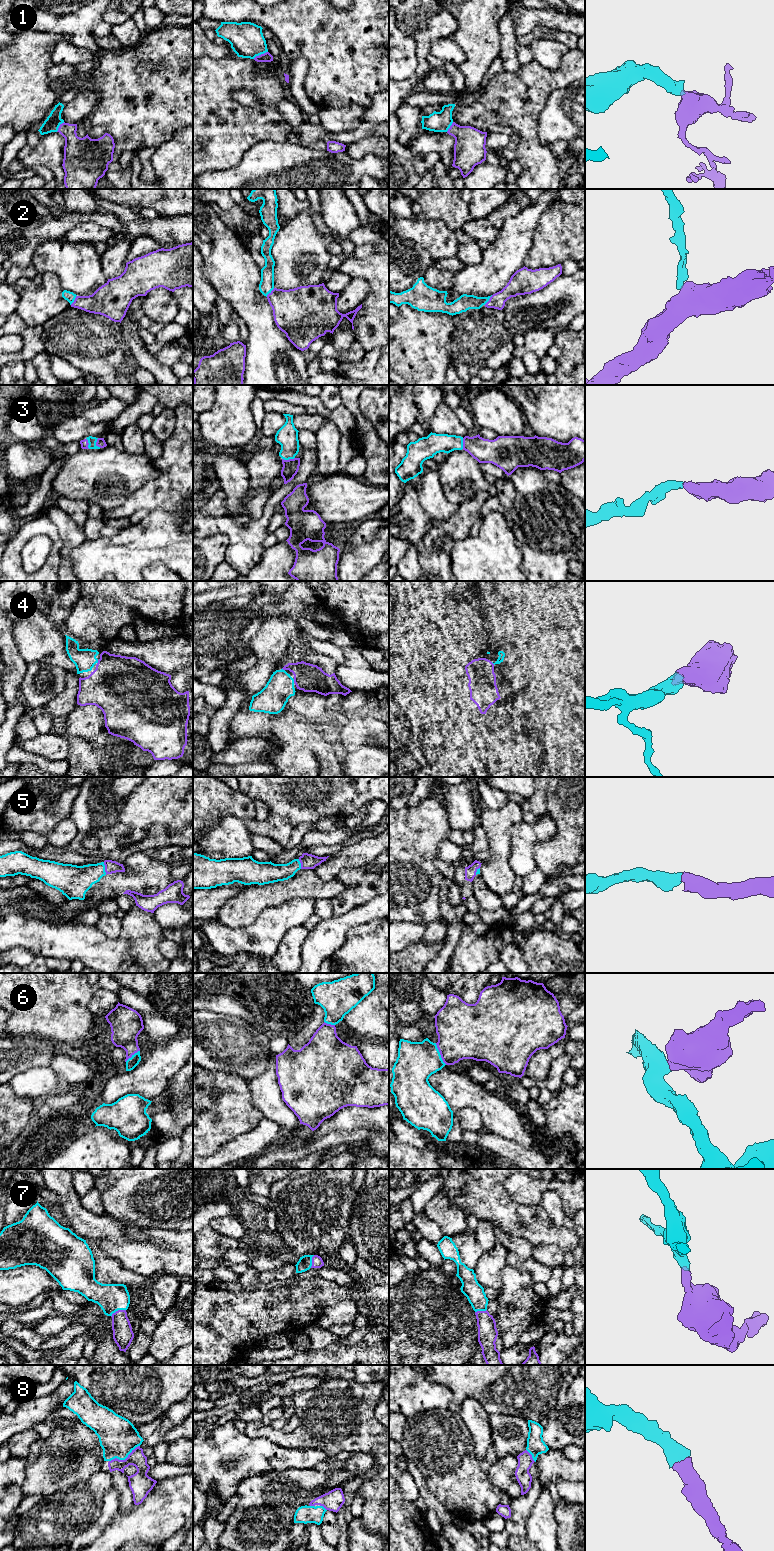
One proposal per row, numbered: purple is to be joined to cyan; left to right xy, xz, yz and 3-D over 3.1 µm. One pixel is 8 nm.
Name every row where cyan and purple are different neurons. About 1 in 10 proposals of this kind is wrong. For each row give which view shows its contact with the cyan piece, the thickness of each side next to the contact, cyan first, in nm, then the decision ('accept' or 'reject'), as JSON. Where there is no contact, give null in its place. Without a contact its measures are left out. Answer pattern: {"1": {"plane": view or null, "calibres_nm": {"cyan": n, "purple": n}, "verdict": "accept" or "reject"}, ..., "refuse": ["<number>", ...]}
{"1": {"plane": "xz", "calibres_nm": {"cyan": 280, "purple": 80}, "verdict": "accept"}, "2": {"plane": "xz", "calibres_nm": {"cyan": 120, "purple": 360}, "verdict": "accept"}, "3": {"plane": "xz", "calibres_nm": {"cyan": 180, "purple": 130}, "verdict": "accept"}, "4": {"plane": "xz", "calibres_nm": {"cyan": 220, "purple": 220}, "verdict": "accept"}, "5": {"plane": "xy", "calibres_nm": {"cyan": 240, "purple": 100}, "verdict": "accept"}, "6": {"plane": "yz", "calibres_nm": {"cyan": 320, "purple": 400}, "verdict": "accept"}, "7": {"plane": "xy", "calibres_nm": {"cyan": 220, "purple": 160}, "verdict": "accept"}, "8": {"plane": "xy", "calibres_nm": {"cyan": 300, "purple": 180}, "verdict": "accept"}, "refuse": []}

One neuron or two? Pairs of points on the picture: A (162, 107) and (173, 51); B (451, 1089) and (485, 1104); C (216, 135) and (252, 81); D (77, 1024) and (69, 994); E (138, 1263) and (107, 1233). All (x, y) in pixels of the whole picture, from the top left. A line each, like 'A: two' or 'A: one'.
A: one
B: one
C: one
D: one
E: two

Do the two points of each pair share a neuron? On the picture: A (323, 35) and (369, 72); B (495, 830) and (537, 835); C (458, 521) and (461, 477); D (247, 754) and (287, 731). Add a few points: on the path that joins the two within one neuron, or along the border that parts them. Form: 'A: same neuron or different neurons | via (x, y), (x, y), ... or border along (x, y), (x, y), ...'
A: same neuron | via (334, 44), (358, 68)
B: different neurons | border along (522, 820), (510, 828), (510, 856)
C: different neurons | border along (479, 492), (458, 505)
D: different neurons | border along (262, 736), (238, 737)

